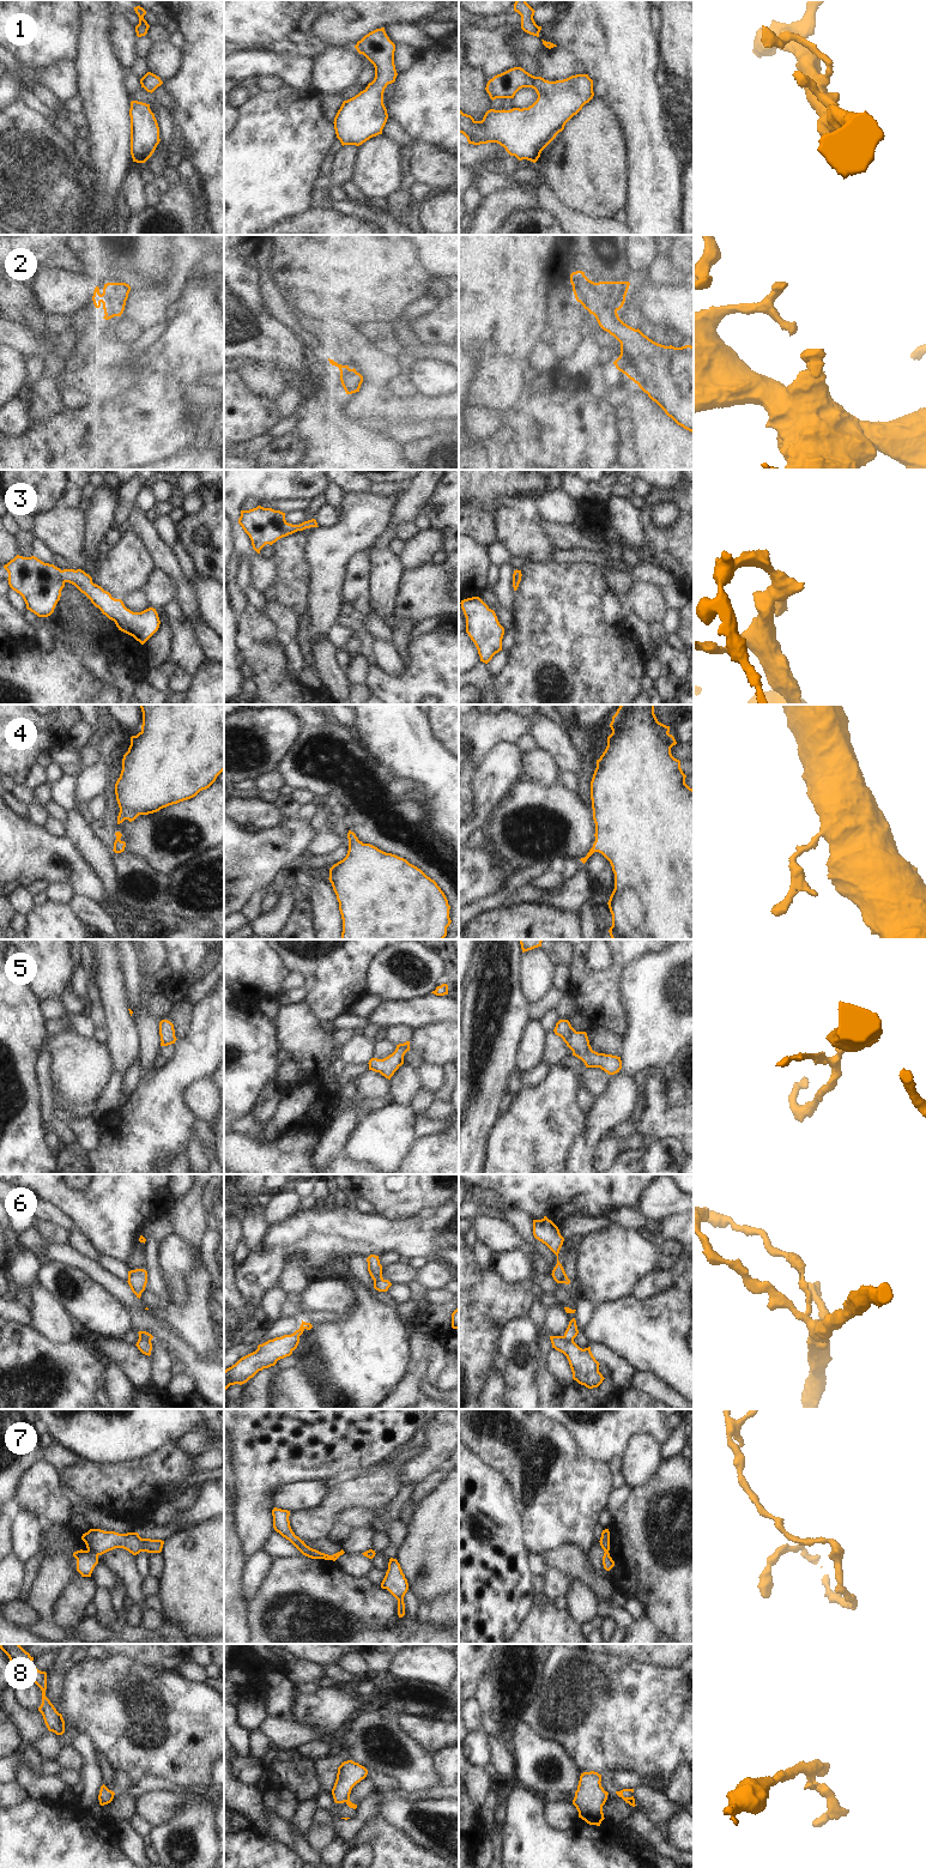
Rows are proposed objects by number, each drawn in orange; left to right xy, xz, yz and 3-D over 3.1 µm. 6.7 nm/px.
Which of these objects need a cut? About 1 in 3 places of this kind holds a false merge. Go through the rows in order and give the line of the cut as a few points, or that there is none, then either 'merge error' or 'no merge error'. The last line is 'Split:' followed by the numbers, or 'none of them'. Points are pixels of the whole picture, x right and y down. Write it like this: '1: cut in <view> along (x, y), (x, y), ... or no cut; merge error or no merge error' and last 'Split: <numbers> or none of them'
1: no cut; no merge error
2: no cut; no merge error
3: no cut; no merge error
4: no cut; no merge error
5: no cut; no merge error
6: cut in yz along (563, 1336), (573, 1340); merge error
7: cut in xy along (88, 1549), (97, 1555); merge error
8: cut in xz along (349, 1799), (346, 1802); merge error
Split: 6, 7, 8

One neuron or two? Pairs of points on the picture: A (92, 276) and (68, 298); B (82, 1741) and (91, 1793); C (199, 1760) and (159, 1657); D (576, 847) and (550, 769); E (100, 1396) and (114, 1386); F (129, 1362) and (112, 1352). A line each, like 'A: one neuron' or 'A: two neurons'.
A: one neuron
B: one neuron
C: two neurons
D: two neurons
E: two neurons
F: one neuron

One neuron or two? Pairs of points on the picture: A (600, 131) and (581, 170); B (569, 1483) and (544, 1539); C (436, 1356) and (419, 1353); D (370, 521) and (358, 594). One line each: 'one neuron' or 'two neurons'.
A: one neuron
B: one neuron
C: one neuron
D: two neurons

